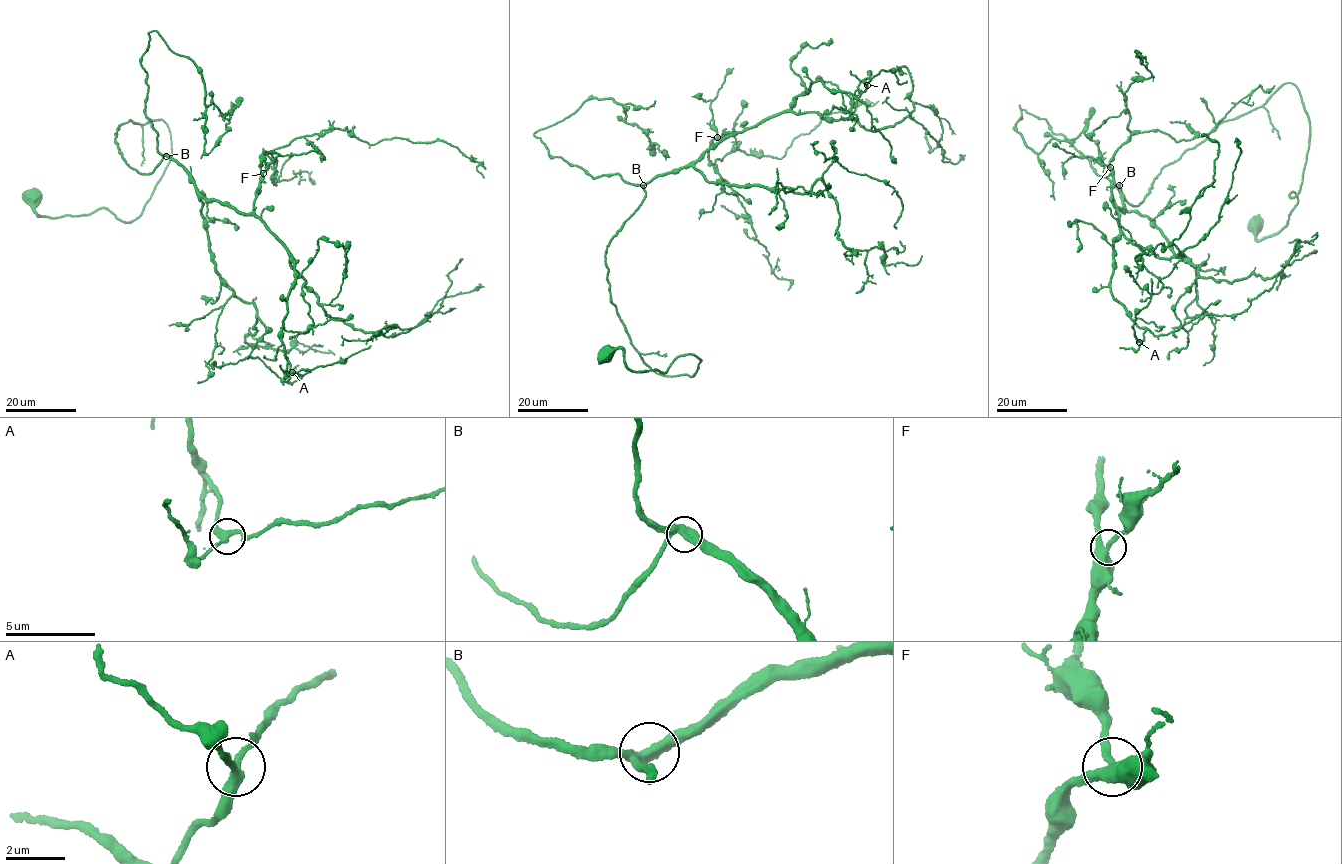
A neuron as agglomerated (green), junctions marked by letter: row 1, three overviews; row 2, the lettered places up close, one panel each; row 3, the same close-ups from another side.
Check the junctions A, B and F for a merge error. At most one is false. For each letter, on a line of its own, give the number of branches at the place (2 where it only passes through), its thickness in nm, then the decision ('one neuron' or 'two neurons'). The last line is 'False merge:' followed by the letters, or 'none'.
A: branches 3; calibre 280 nm; one neuron
B: branches 3; calibre 360 nm; one neuron
F: branches 3; calibre 360 nm; one neuron
False merge: none

